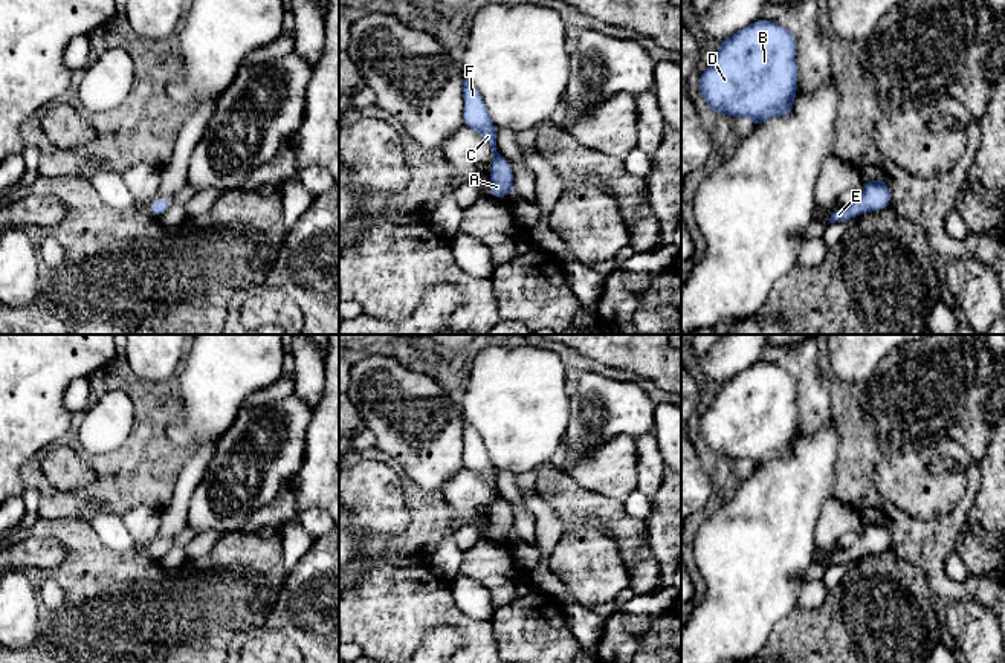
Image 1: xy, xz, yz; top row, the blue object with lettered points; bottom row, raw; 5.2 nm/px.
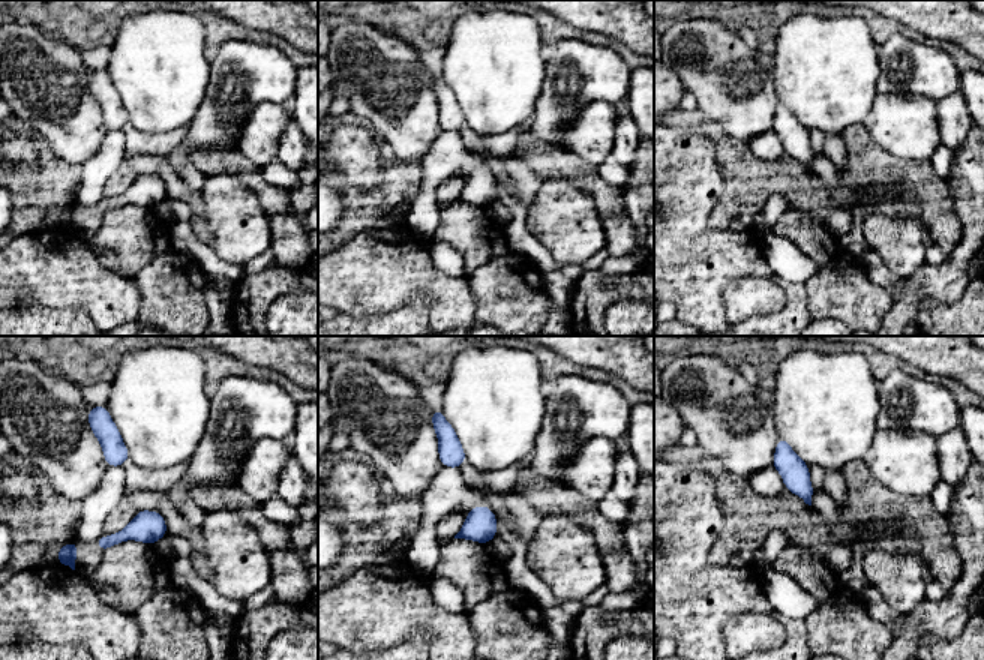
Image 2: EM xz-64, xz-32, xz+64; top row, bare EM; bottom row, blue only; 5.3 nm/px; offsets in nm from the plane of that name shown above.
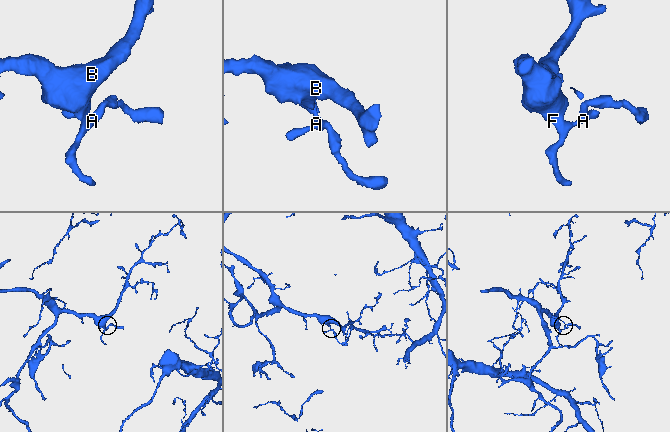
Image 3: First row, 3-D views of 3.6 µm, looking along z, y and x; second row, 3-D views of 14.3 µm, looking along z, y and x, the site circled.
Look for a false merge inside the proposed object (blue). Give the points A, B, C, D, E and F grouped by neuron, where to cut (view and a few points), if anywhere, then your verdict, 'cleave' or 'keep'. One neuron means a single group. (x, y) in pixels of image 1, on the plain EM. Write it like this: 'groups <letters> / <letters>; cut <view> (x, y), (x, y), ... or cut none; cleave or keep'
groups A B C D E F; cut none; keep

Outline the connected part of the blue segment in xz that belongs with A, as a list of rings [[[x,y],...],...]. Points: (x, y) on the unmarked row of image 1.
[[[466,422],[463,423],[463,441],[461,458],[464,467],[478,474],[483,483],[492,490],[493,504],[490,507],[489,535],[496,541],[504,541],[510,533],[516,532],[512,509],[496,492],[498,471],[492,464],[480,434]]]

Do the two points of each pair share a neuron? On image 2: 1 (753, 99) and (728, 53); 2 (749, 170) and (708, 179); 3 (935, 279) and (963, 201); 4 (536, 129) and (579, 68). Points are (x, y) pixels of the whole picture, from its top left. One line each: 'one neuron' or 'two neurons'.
1: one neuron
2: two neurons
3: one neuron
4: one neuron

